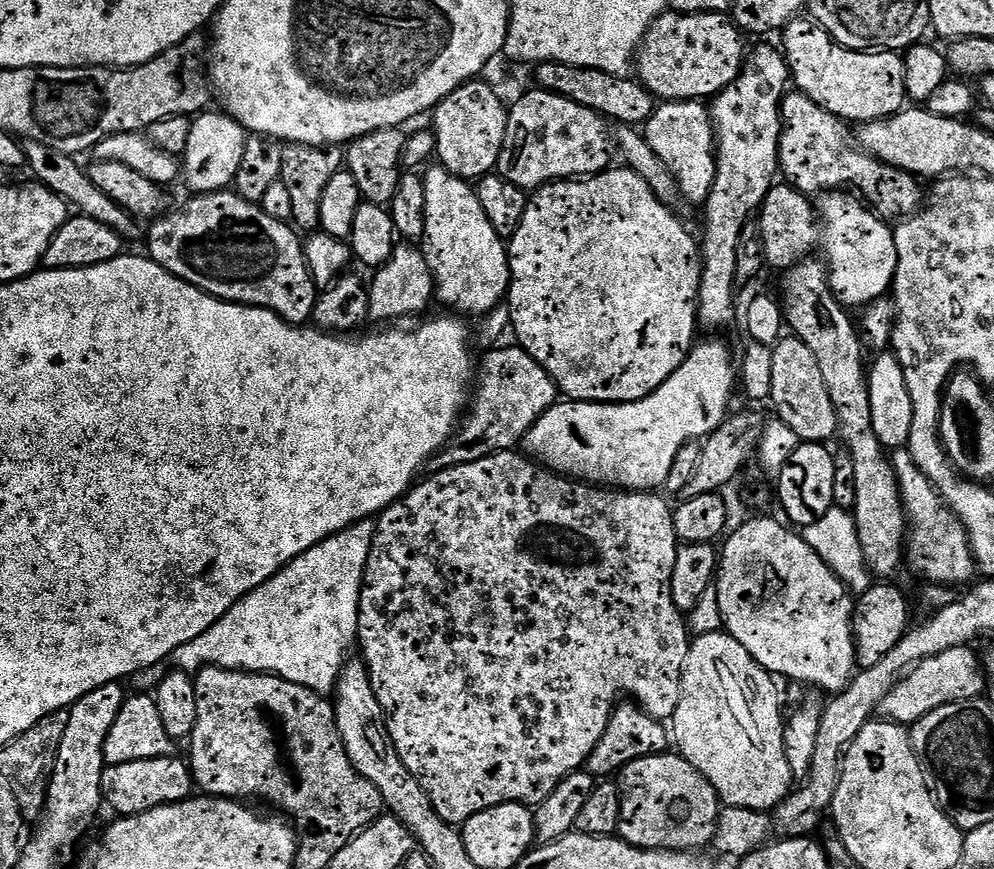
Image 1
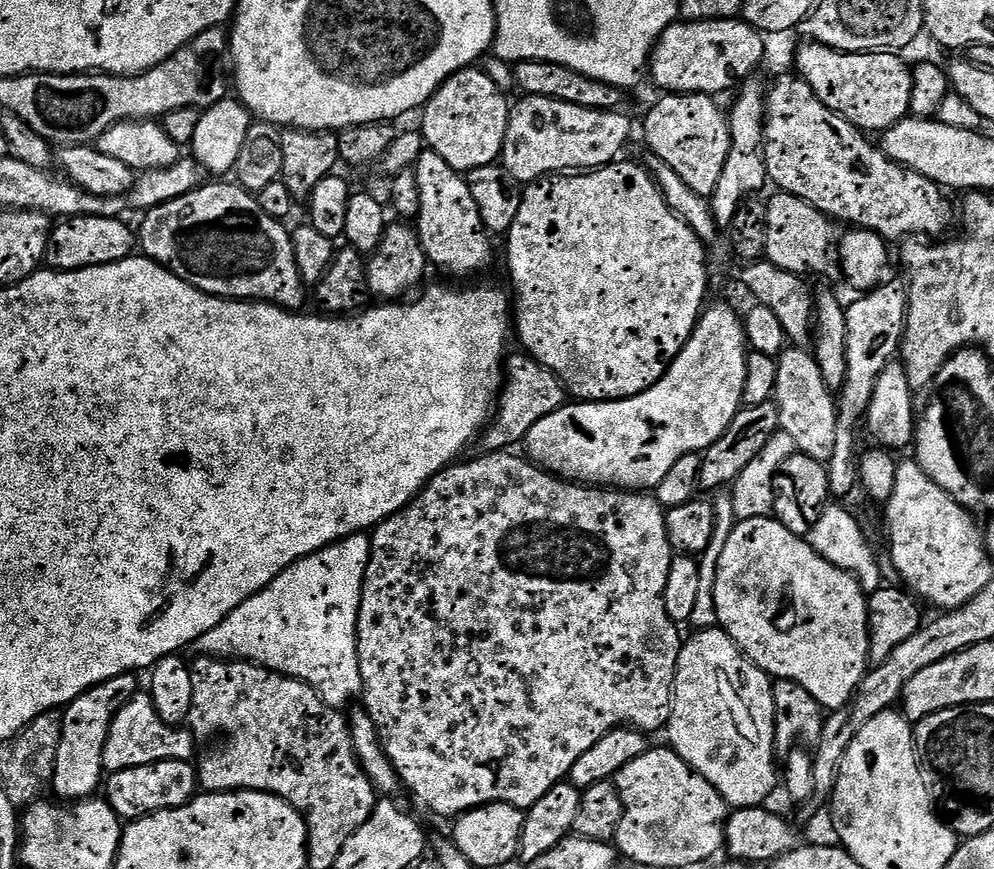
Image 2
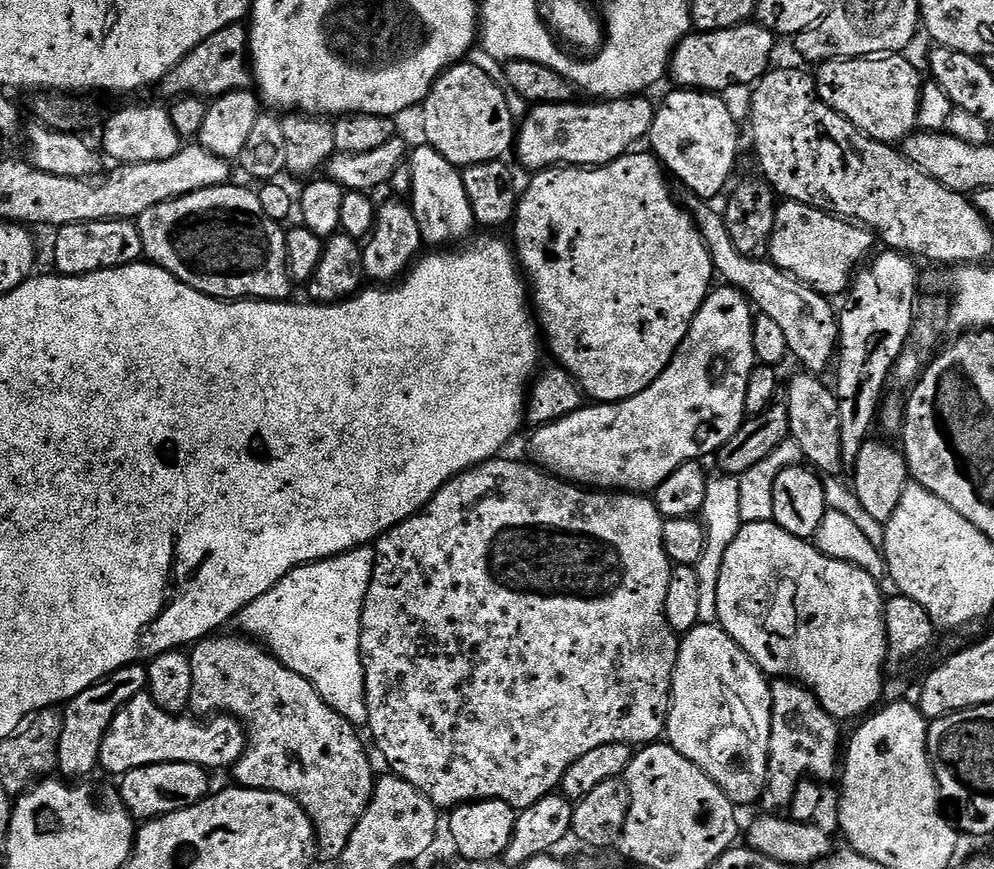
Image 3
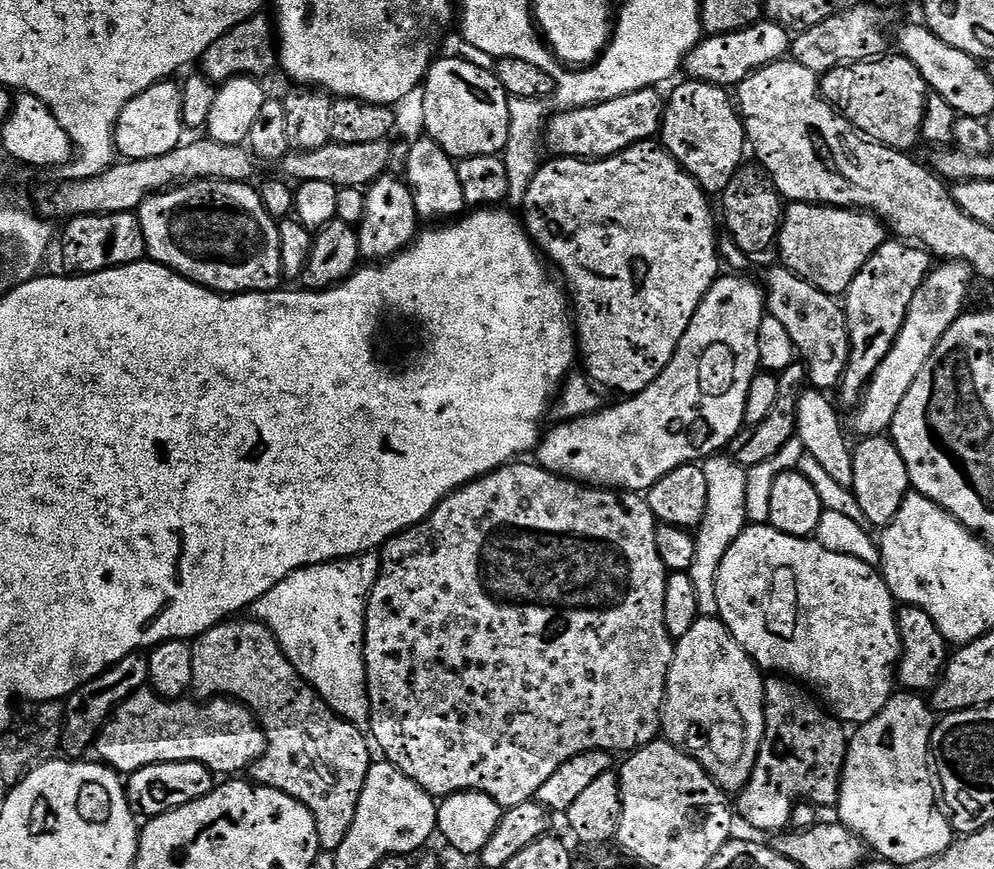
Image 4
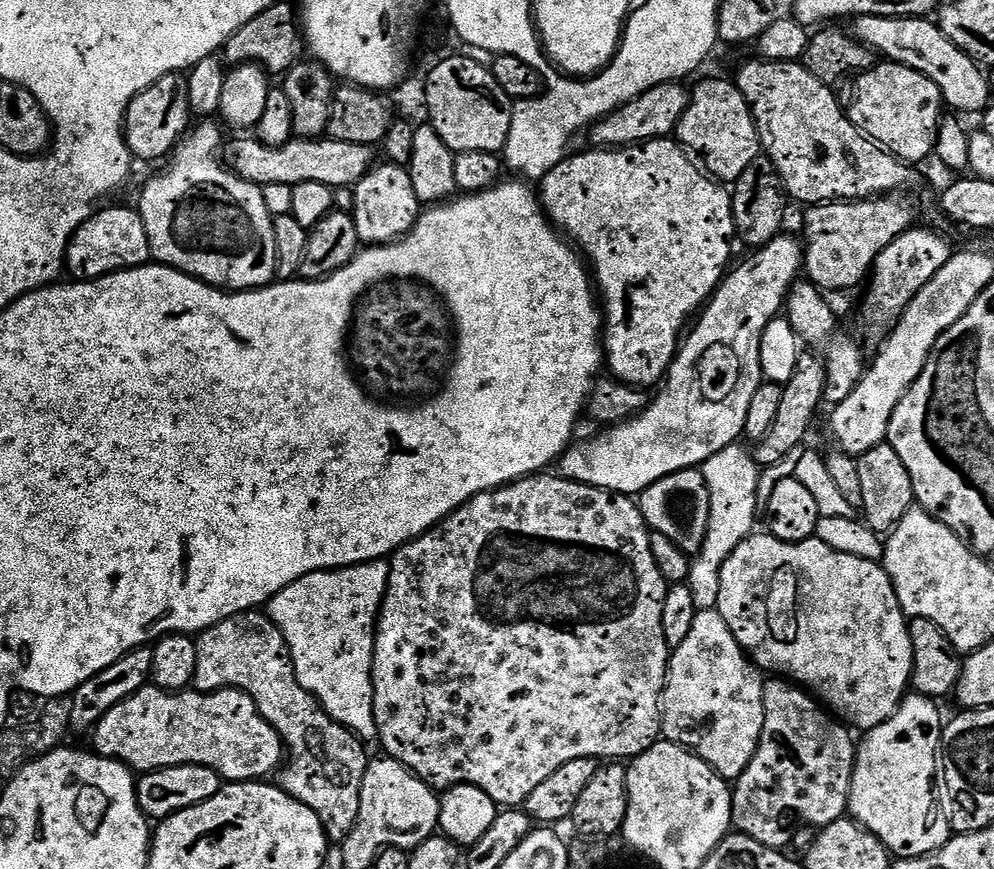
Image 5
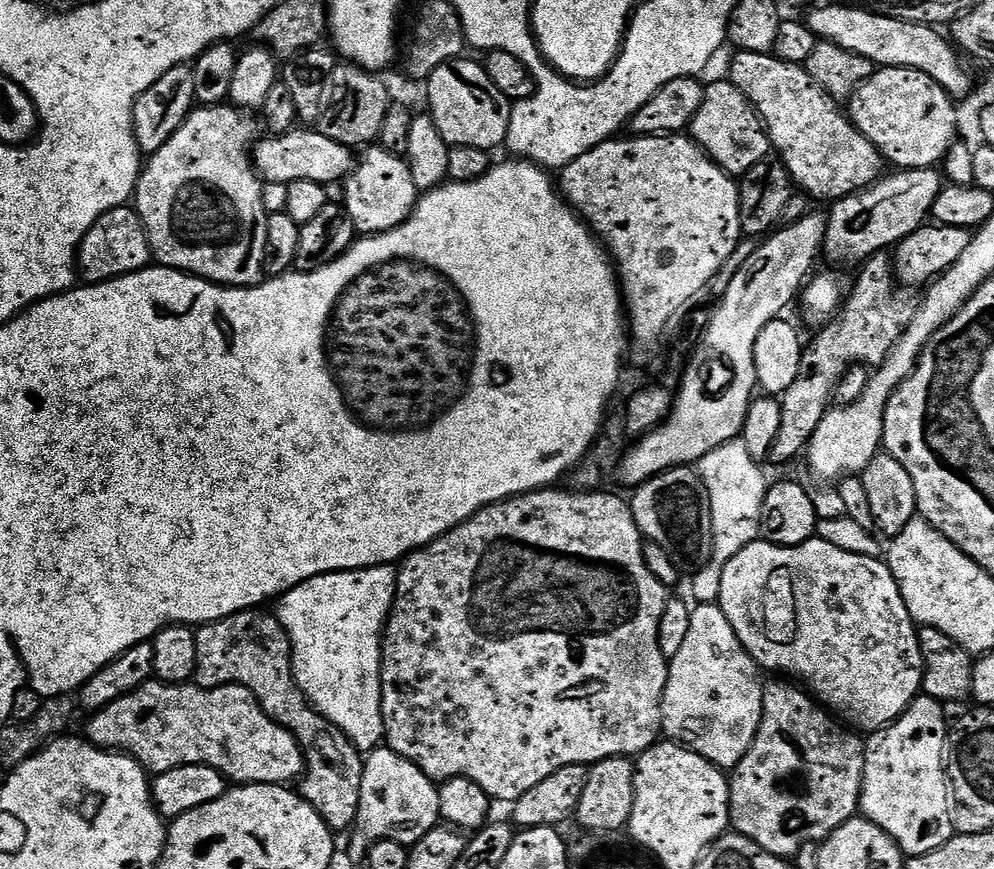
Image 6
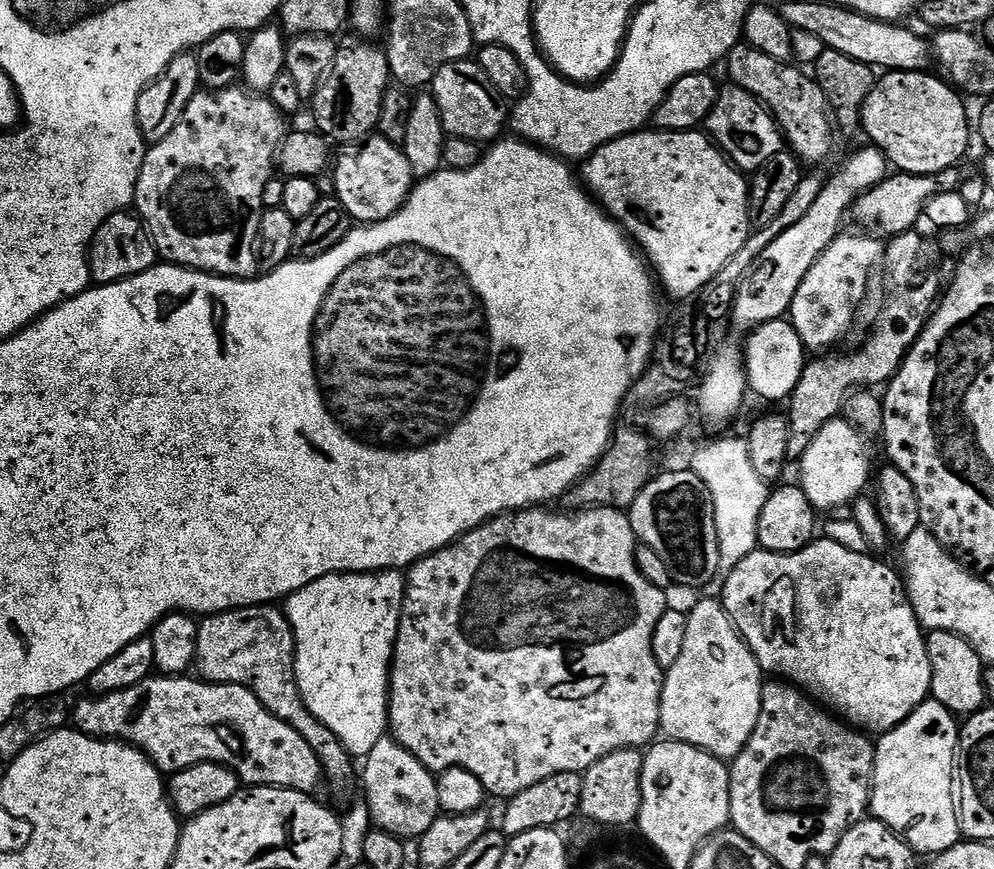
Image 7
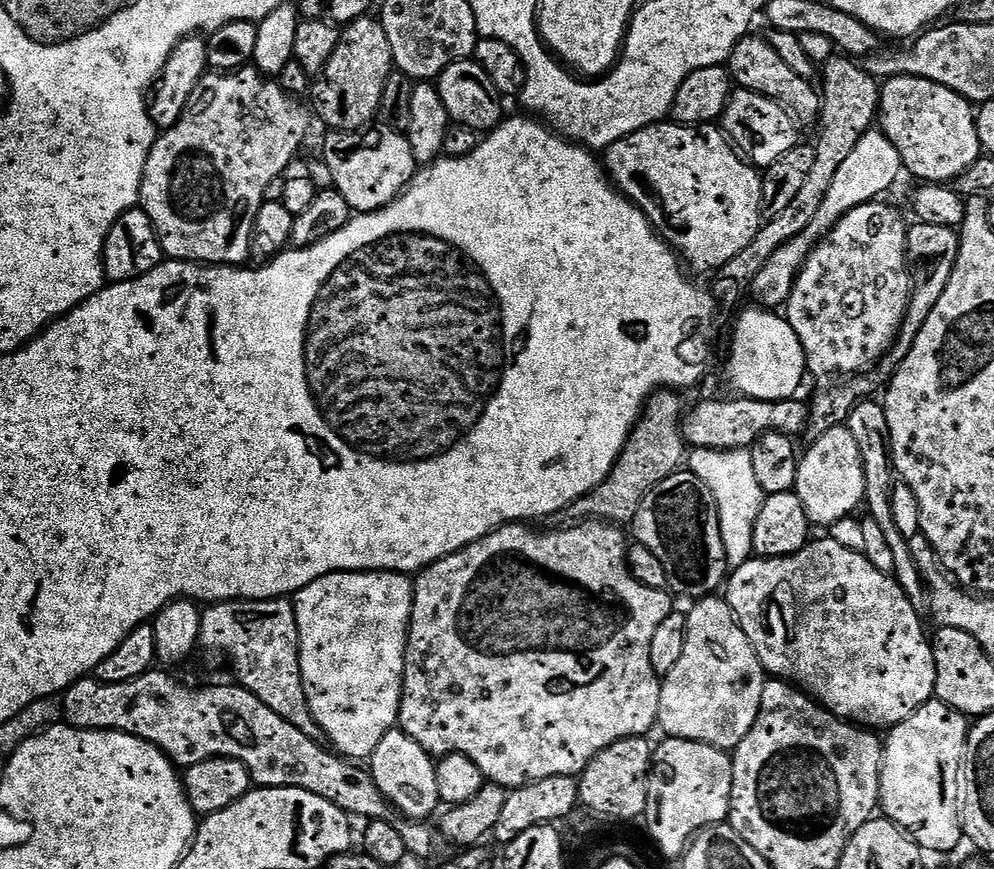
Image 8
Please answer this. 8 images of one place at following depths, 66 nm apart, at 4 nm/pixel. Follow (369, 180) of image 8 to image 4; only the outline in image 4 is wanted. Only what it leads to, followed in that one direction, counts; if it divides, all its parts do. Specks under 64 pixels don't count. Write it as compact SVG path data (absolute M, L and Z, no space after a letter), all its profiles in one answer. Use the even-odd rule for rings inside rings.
M385 174L369 184L366 198L366 214L360 220L360 254L365 261L383 262L400 255L415 241L422 228L422 221L414 206L412 189L401 177Z

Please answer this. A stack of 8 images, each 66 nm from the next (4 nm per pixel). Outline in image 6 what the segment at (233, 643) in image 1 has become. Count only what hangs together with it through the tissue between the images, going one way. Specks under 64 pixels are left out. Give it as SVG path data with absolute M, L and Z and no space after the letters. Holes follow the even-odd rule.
M379 564L373 568L359 568L349 572L327 572L291 588L290 591L279 597L278 603L275 605L277 608L274 608L274 614L280 620L281 626L287 630L289 638L292 639L292 677L296 679L297 686L308 699L308 703L334 726L338 726L338 730L342 730L342 734L346 734L346 738L350 738L352 745L362 754L373 752L375 748L381 747L385 743L380 671L384 665L384 645L382 643L384 628L388 624L388 617L392 615L392 603L396 601L396 573L397 569L390 564Z

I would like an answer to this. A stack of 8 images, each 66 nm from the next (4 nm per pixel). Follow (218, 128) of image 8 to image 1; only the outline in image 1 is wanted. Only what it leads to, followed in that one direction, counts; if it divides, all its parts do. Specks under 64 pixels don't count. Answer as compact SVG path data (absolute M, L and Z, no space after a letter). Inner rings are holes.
M235 190L205 192L203 194L193 195L191 198L193 200L185 208L180 208L177 212L175 210L169 211L153 223L156 225L149 232L147 229L146 240L148 236L148 249L146 249L146 252L153 262L165 268L170 274L182 278L187 284L192 284L198 290L208 292L211 296L216 296L219 300L226 300L230 304L249 304L251 308L269 308L271 312L275 312L276 315L281 316L282 319L288 321L293 326L307 325L311 321L312 311L316 305L318 289L314 281L312 281L312 275L304 257L304 245L301 237L298 235L297 229L291 223L270 218L270 214L263 212L259 204L252 204L248 200L244 200Z

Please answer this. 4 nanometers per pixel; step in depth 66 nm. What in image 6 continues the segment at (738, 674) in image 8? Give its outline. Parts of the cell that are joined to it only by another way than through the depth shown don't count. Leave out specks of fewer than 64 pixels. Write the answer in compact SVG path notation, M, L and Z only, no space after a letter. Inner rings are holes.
M719 603L696 604L692 608L690 630L686 633L686 639L678 654L670 658L668 665L668 681L660 703L663 735L669 741L682 744L691 752L698 753L721 770L735 769L736 764L742 762L750 750L762 722L764 684L756 681L756 672L758 673L756 661L742 646L738 634L734 634L734 626L730 626Z

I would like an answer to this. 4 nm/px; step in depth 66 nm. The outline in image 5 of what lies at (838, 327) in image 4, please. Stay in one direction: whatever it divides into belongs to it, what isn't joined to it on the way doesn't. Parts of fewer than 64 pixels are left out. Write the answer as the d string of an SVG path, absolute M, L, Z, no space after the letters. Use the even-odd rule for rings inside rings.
M797 282L793 284L792 290L788 294L786 318L790 322L790 326L795 330L796 335L800 337L805 345L816 346L812 344L828 344L828 356L826 355L826 363L824 365L826 382L824 383L823 403L828 406L835 406L846 402L846 398L850 398L850 394L854 394L858 382L864 377L866 359L864 360L863 354L860 353L859 346L846 333L836 332L836 312L828 305L827 299L829 300L829 297L821 289L817 288L815 284L811 282Z

